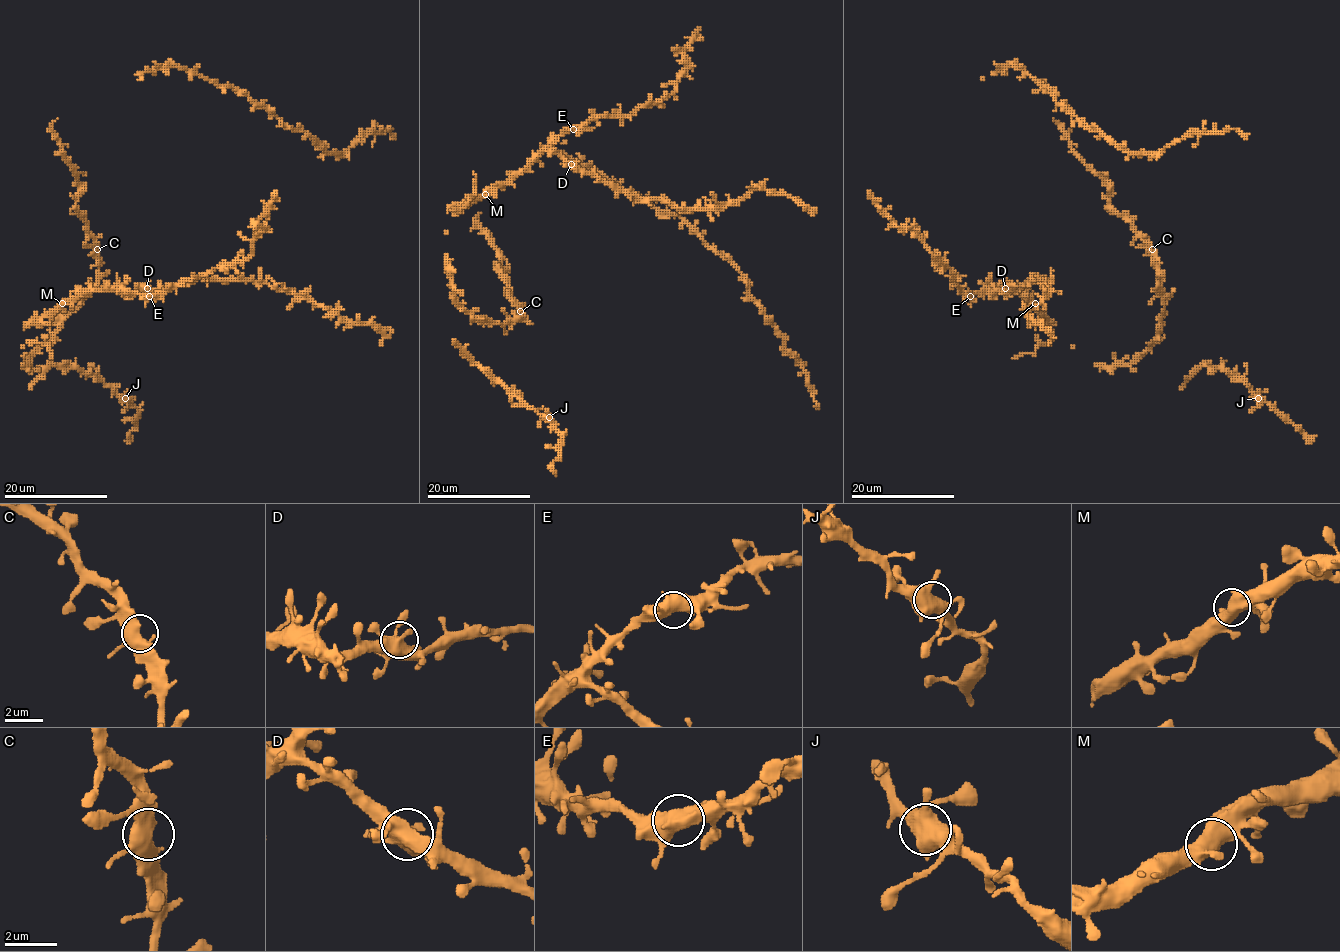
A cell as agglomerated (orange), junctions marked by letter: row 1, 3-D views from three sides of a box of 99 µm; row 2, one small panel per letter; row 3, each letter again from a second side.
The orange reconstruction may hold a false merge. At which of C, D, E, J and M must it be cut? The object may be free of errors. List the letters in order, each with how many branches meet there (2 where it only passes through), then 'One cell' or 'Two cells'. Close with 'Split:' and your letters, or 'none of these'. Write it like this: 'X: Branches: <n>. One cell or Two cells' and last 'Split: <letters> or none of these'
C: Branches: 3. One cell
D: Branches: 4. One cell
E: Branches: 3. One cell
J: Branches: 3. One cell
M: Branches: 3. One cell
Split: none of these

